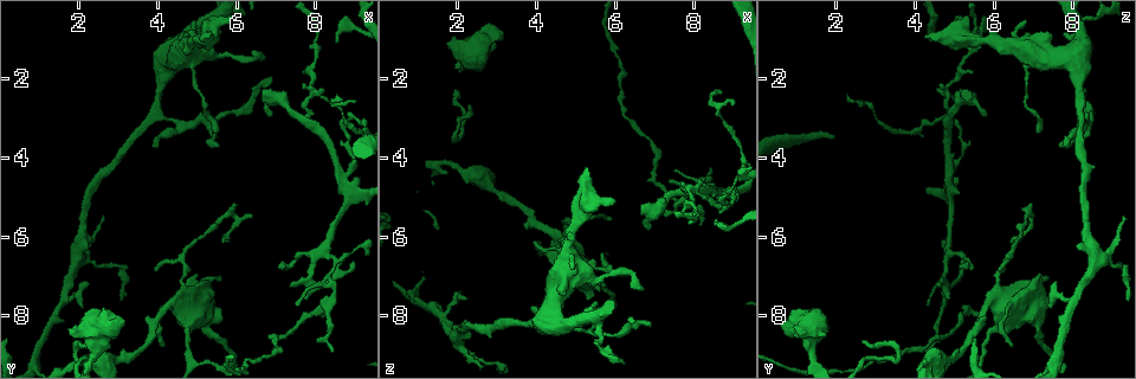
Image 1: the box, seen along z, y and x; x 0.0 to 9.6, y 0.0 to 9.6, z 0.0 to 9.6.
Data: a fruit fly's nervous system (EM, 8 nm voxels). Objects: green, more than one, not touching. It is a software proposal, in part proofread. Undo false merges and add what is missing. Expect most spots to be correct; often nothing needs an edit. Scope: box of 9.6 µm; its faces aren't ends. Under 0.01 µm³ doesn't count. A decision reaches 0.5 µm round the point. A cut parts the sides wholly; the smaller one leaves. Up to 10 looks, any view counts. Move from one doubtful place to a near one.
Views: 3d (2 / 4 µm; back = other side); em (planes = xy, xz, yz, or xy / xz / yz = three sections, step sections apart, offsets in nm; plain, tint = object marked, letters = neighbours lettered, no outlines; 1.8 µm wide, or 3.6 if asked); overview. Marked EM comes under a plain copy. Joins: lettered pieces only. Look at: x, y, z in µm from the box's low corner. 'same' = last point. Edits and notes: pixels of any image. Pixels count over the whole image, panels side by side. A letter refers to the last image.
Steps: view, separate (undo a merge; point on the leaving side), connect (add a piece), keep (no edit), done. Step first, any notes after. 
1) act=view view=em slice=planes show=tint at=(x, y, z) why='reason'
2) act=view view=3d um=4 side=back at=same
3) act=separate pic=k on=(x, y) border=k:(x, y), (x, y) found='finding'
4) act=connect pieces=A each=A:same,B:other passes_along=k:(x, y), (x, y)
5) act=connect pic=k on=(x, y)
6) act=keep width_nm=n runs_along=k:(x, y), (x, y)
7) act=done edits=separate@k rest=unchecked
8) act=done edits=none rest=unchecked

act=view view=em slice=planes show=tint at=(8.75, 4.50, 4.95) why='sharp bend'

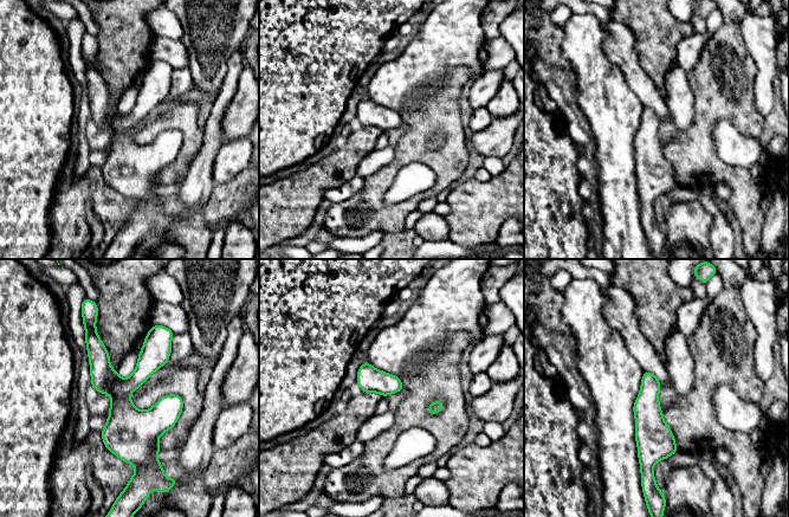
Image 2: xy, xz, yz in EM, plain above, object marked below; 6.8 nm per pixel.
act=view view=em slice=planes show=letters at=same

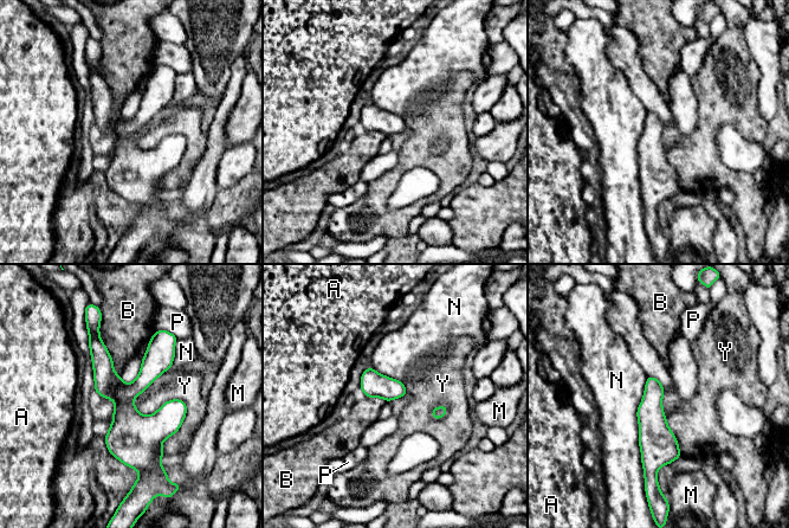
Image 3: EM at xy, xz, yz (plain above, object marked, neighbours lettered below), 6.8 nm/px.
act=keep each=A:other,B:other,M:other,N:other,P:other,Y:other runs_along=3:(96, 335), (143, 467) found='one cell here'

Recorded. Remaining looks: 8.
act=view view=em slice=planes show=tint at=(7.85, 7.25, 4.80) why='sharp bend'

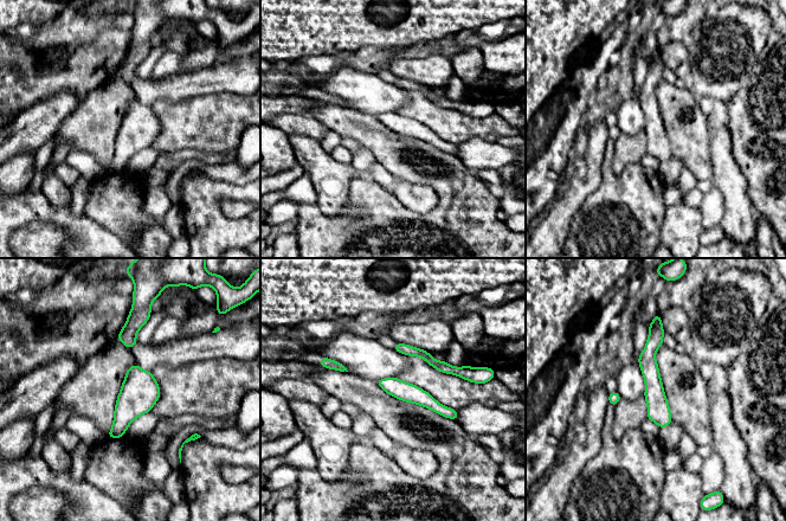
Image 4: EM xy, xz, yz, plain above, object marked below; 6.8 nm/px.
act=view view=em slice=planes show=letters at=same why='see the neighbours'

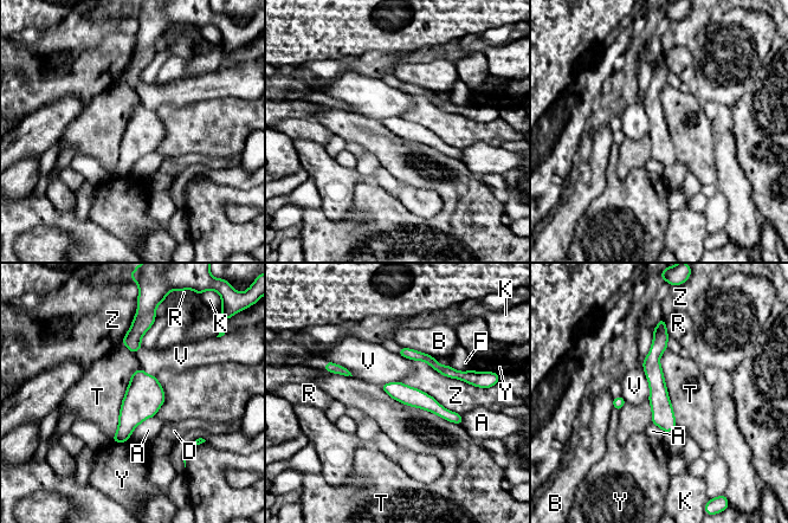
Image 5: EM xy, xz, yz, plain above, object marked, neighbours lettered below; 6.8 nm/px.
act=keep width_nm=130 each=A:other,B:other,D:other,F:other,K:other,R:other,T:other,V:other,Y:other,Z:other border=5:(380, 386), (404, 404), (460, 425) found='continuous, no second cell'

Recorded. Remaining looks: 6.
act=view view=em um=3.6 slice=planes show=letters at=(5.00, 7.00, 7.25) why='free end'

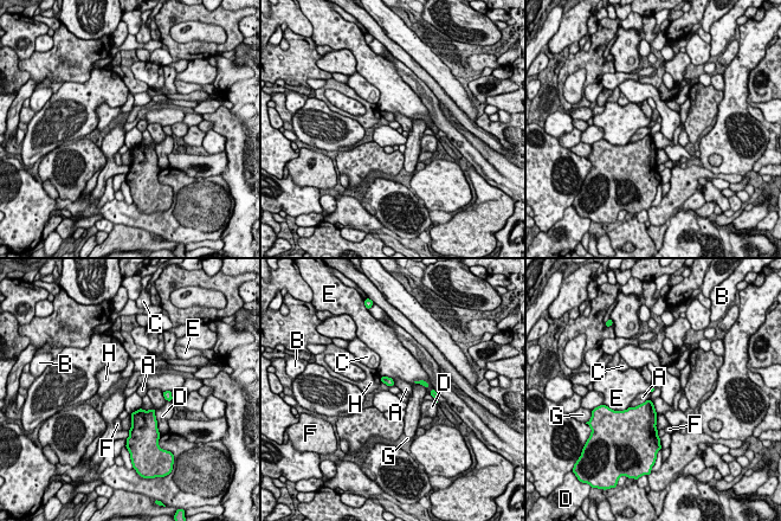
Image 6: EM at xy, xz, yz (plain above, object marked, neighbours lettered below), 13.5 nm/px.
act=keep each=A:other,B:other,C:other,D:other,E:other,F:other,G:other,H:other border=6:(394, 385), (388, 387) found='no lettered piece goes on from it'

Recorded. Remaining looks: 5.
act=view view=em um=3.6 slice=planes show=letters at=(7.70, 2.95, 4.85) why='a fork'

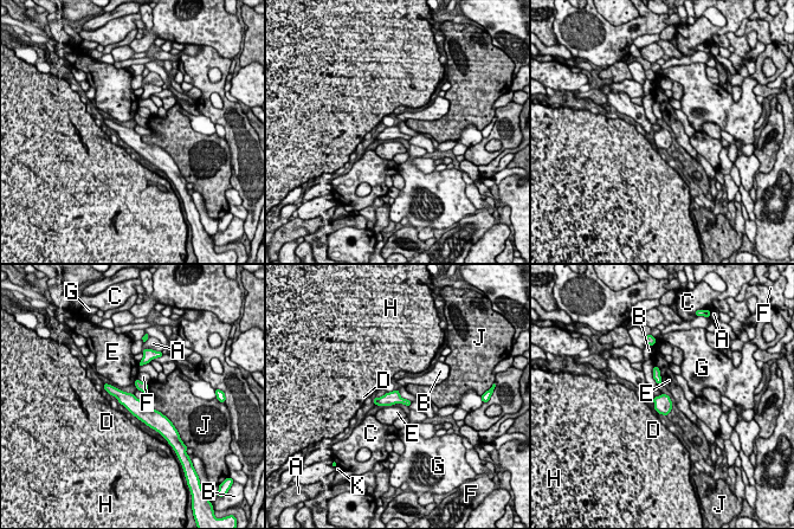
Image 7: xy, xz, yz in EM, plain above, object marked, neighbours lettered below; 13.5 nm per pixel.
act=keep each=A:other,B:other,C:other,D:other,E:other,F:other,G:other,H:other,J:other,K:other runs_along=7:(108, 387), (144, 415), (159, 418) found='one cell here'

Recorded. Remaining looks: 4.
act=done edits=none rest=unchecked

